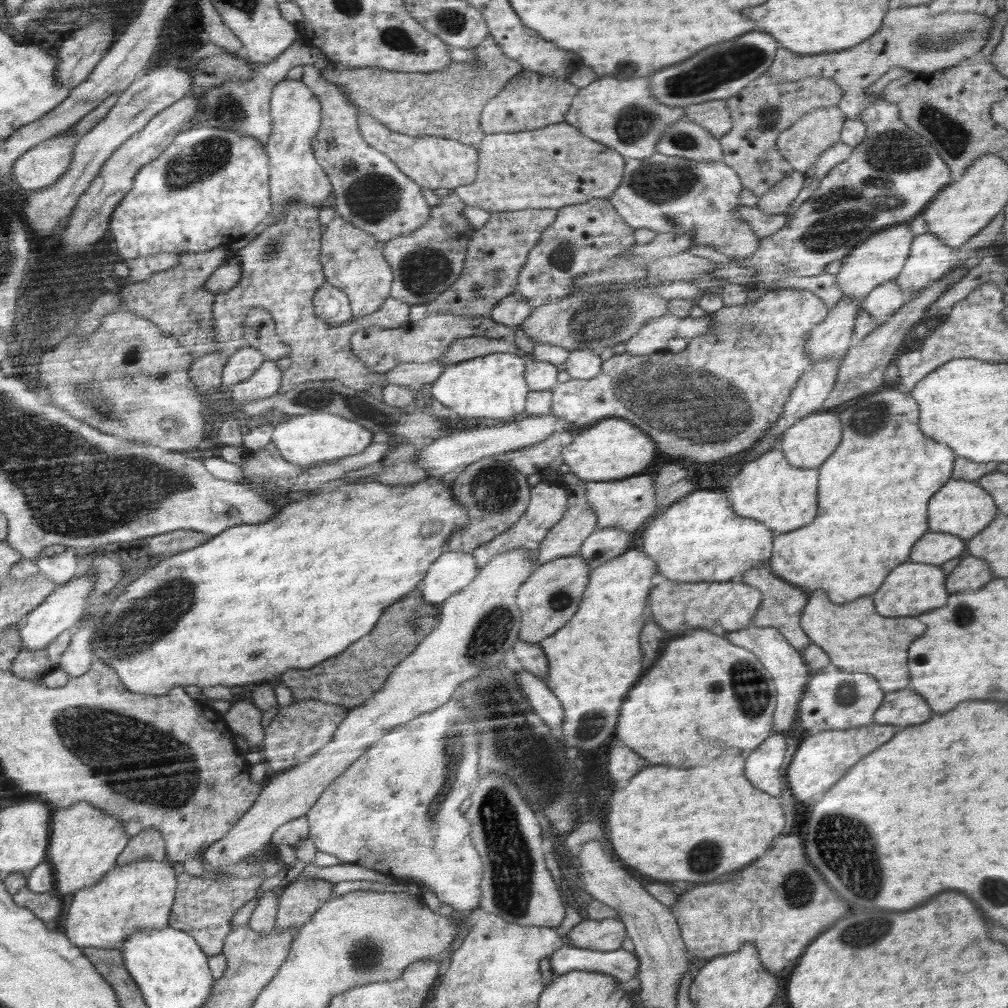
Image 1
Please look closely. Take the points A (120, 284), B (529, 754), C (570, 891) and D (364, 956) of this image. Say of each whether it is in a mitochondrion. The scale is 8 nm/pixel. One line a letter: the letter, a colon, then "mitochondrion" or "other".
A: other
B: mitochondrion
C: other
D: mitochondrion

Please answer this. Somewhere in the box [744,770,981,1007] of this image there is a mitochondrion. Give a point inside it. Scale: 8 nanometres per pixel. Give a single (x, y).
(845, 845)

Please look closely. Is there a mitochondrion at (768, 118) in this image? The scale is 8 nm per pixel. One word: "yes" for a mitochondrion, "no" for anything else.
yes

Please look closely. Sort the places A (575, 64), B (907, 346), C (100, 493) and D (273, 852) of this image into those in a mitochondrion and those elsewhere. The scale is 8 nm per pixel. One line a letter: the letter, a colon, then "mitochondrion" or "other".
A: other
B: other
C: mitochondrion
D: other

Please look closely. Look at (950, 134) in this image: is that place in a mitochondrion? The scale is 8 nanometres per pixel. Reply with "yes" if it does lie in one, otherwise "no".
yes

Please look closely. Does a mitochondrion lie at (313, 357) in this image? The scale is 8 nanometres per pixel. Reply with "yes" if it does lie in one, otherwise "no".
no

